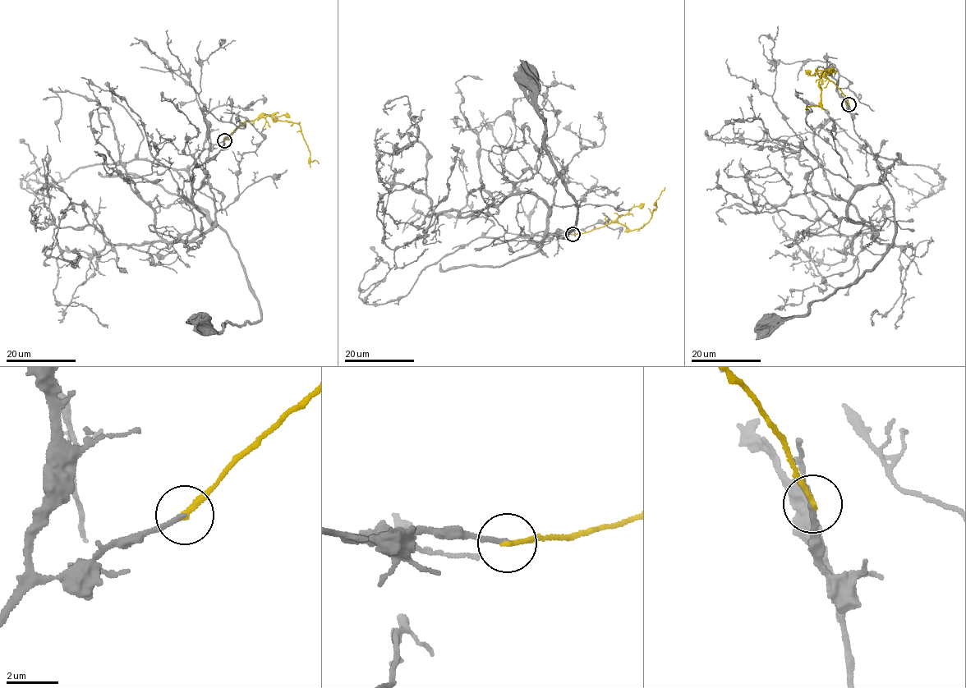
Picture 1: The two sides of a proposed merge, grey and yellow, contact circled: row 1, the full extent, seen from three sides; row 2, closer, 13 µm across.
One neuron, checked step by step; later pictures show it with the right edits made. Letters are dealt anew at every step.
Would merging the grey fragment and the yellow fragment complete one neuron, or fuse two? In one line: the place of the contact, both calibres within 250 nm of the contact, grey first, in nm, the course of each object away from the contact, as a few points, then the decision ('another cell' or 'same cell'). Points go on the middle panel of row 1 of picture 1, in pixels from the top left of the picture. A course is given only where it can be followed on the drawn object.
place (572, 234); calibres 170 and 200 nm; course grey (572, 234), (542, 231), (529, 240), (552, 233), (563, 239), (577, 214), (545, 144), (528, 77); course yellow (572, 234), (614, 222), (631, 230), (641, 228), (648, 223), (653, 210), (655, 209), (656, 199), (665, 187); same cell

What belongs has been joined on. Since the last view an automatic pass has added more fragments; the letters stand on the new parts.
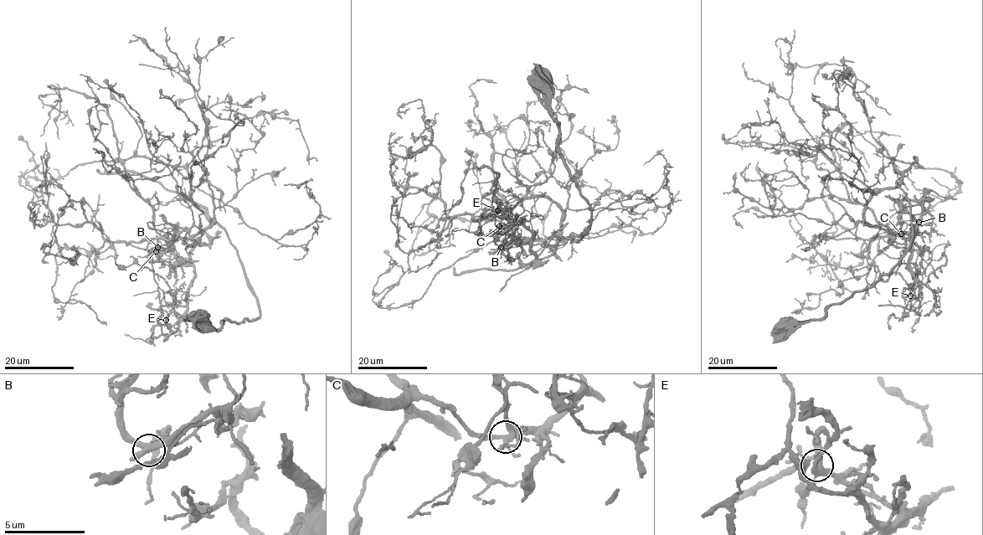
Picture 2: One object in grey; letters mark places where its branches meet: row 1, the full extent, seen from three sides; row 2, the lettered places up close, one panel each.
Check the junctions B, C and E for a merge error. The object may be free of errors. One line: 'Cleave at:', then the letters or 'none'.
Cleave at: C

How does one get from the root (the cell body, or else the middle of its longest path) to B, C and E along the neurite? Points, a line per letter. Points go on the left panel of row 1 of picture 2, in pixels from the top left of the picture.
B: (199, 316), (215, 330), (259, 316), (237, 249), (212, 218), (157, 247)
C: (199, 316), (215, 330), (229, 319), (259, 316), (229, 234), (212, 218), (190, 238), (164, 239), (156, 251)
E: (199, 316), (215, 330), (260, 309), (212, 218), (156, 250), (172, 247), (194, 268), (187, 310), (166, 320)

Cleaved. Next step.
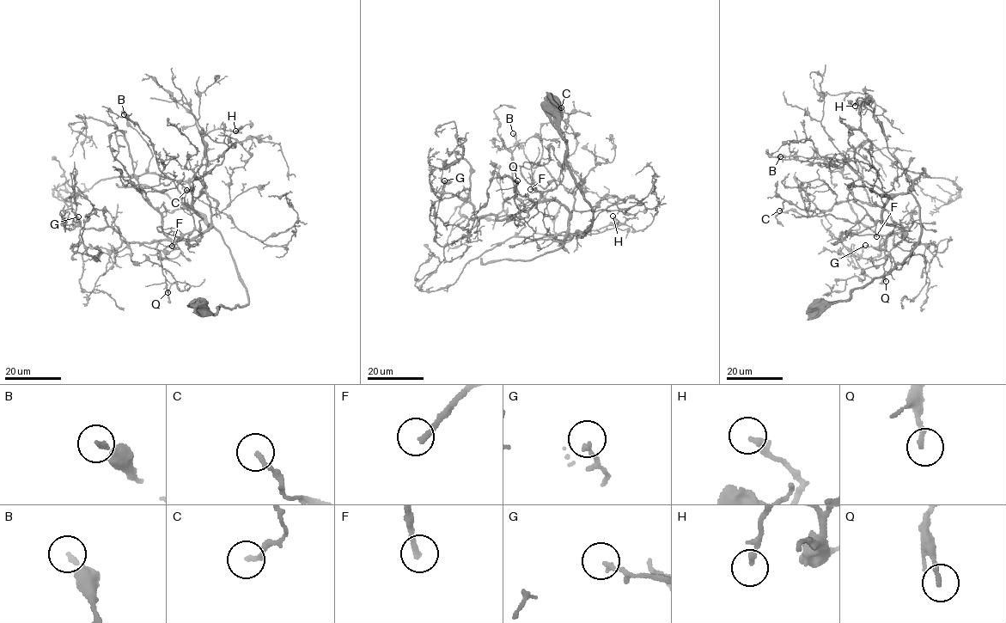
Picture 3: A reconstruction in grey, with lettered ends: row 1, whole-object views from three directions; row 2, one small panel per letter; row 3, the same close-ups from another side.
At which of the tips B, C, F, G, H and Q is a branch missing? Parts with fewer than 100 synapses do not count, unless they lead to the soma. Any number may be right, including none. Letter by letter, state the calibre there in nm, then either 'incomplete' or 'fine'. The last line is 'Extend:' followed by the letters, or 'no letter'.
B: 170 nm | fine
C: 180 nm | fine
F: 200 nm | incomplete
G: 170 nm | fine
H: 180 nm | fine
Q: 180 nm | fine
Extend: F

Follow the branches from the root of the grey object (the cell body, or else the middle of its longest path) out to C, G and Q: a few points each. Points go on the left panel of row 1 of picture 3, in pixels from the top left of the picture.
C: (199, 303), (212, 314), (249, 296), (210, 224), (181, 236), (203, 235), (186, 190)
G: (199, 303), (212, 314), (249, 297), (210, 224), (192, 239), (142, 243), (109, 226), (83, 229), (78, 216)
Q: (199, 303), (212, 314), (249, 297), (230, 248), (210, 224), (192, 239), (158, 244), (167, 292)

